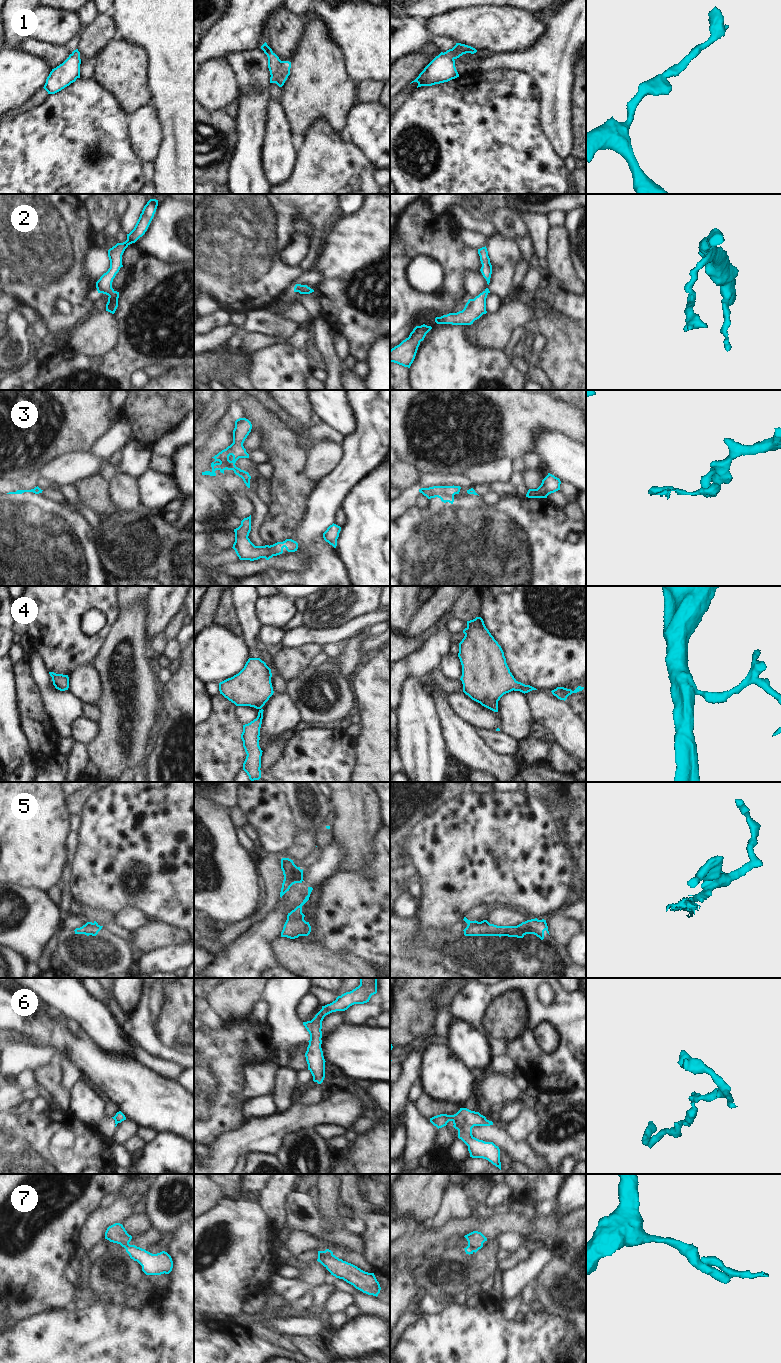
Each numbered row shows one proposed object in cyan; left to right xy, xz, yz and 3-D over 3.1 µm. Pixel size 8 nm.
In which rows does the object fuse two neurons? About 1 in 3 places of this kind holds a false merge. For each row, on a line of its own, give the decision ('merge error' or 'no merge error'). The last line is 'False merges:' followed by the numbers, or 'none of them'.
1: no merge error
2: no merge error
3: merge error
4: no merge error
5: merge error
6: merge error
7: merge error
False merges: 3, 5, 6, 7

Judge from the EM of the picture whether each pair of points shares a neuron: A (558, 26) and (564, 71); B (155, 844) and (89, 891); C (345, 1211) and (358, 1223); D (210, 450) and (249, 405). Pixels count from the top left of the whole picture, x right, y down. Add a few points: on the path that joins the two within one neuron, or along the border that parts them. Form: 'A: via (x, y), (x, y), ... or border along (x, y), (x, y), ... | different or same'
A: via (558, 37), (558, 60) | same
B: via (140, 852), (135, 852), (114, 873), (106, 875) | same
C: via (348, 1214), (355, 1221) | same
D: border along (240, 417), (245, 417), (250, 422), (251, 430) | different

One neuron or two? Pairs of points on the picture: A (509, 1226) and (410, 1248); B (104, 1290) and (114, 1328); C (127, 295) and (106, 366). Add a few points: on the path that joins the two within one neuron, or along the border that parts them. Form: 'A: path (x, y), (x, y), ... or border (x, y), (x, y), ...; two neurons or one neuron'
A: path (484, 1225), (455, 1228), (445, 1236), (435, 1239); one neuron
B: border (93, 1297), (108, 1299); two neurons
C: path (127, 313), (122, 319), (122, 348); one neuron

